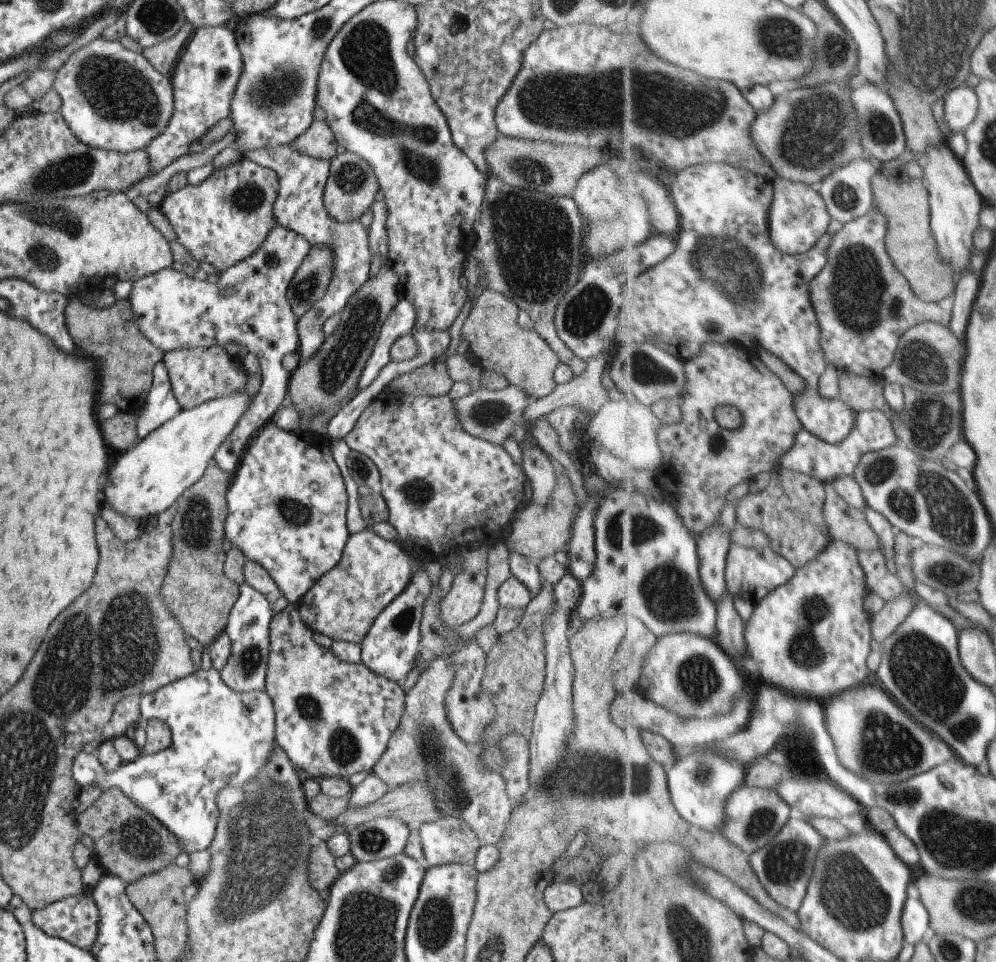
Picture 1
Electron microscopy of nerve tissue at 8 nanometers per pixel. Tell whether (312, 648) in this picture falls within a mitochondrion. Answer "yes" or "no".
no

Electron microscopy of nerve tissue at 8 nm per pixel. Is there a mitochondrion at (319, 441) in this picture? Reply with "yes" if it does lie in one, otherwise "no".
no

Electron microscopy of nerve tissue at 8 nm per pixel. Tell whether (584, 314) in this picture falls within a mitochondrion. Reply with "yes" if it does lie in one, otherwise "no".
yes

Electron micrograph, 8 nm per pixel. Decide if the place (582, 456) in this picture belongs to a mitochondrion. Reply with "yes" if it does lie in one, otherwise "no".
no

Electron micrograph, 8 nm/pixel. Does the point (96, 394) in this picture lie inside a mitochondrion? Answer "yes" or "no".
no

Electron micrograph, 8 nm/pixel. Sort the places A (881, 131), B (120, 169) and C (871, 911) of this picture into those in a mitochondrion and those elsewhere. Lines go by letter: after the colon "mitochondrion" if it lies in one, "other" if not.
A: mitochondrion
B: mitochondrion
C: mitochondrion

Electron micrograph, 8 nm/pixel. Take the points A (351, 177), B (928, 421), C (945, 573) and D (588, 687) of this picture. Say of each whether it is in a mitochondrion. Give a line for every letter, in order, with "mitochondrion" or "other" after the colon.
A: mitochondrion
B: mitochondrion
C: mitochondrion
D: other

